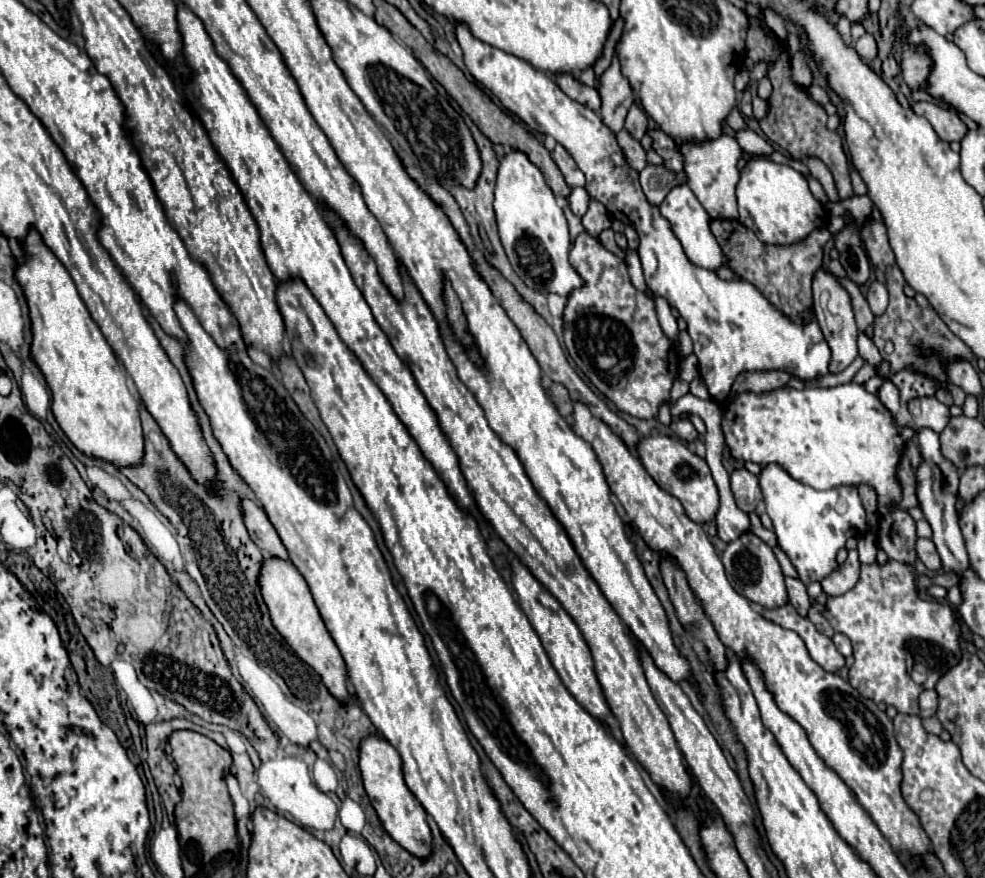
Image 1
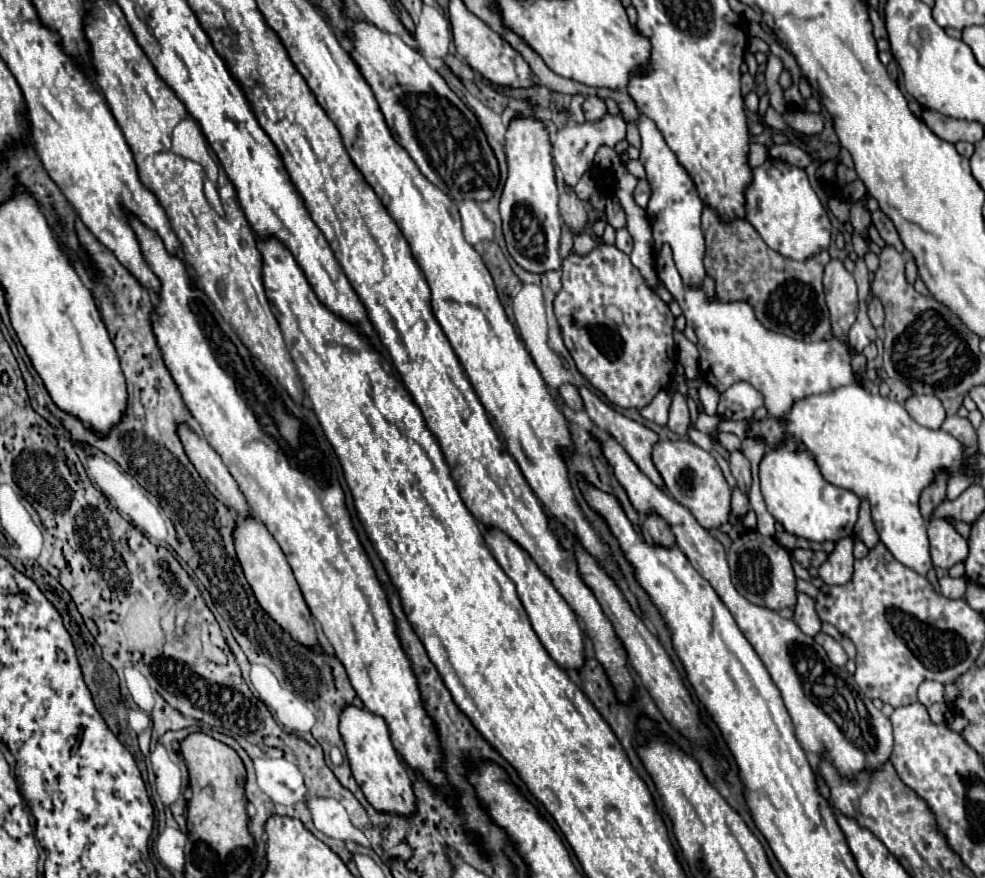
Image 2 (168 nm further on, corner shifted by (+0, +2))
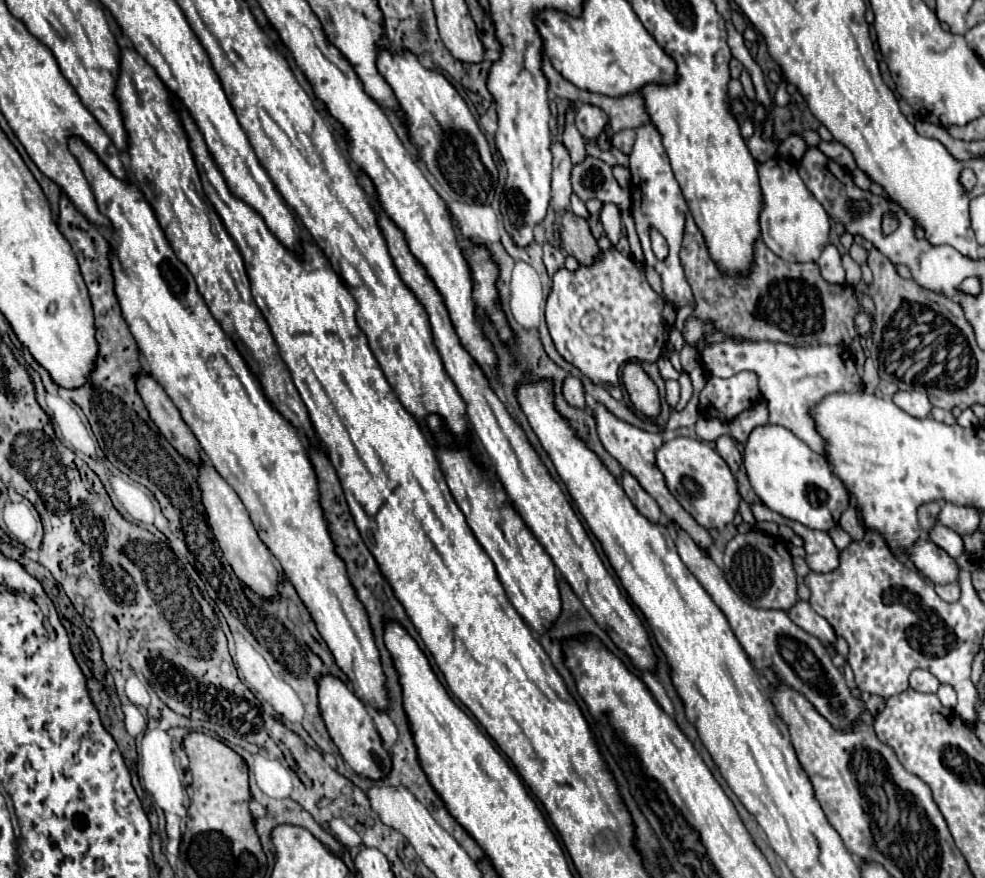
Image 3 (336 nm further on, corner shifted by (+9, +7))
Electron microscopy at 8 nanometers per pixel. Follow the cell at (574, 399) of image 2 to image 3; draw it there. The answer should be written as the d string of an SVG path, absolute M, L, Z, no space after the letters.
M567 377L563 383L563 395L569 405L573 407L585 407L585 389L581 379L577 377Z

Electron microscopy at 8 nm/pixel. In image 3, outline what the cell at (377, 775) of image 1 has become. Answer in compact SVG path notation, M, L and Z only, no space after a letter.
M323 675L319 679L319 709L333 743L355 773L365 775L369 779L381 779L385 773L389 773L389 753L381 745L371 715L367 713L363 701L351 689L347 689L347 685L339 677Z

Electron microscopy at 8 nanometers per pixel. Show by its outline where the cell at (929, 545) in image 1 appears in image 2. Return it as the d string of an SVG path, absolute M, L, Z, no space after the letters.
M938 518L930 520L928 540L930 540L932 562L938 568L948 570L958 562L964 562L968 556L966 540L946 520L938 520Z

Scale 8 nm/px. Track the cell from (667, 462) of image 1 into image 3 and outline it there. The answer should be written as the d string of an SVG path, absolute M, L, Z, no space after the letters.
M675 437L657 451L657 467L665 475L667 487L681 507L705 529L723 529L733 523L739 509L739 487L721 455L705 441L691 437Z

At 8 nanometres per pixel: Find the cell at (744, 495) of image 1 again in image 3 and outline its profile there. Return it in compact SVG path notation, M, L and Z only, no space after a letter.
M721 435L715 443L717 443L717 453L727 461L727 465L733 469L733 473L737 473L737 469L741 465L741 453L739 453L737 445L733 443L733 439L729 435Z

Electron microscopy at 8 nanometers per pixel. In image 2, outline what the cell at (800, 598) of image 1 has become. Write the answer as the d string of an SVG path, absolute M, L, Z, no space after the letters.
M798 592L798 602L794 608L794 622L800 626L800 630L808 636L814 636L816 632L820 632L820 618L814 610L814 600L808 594Z

